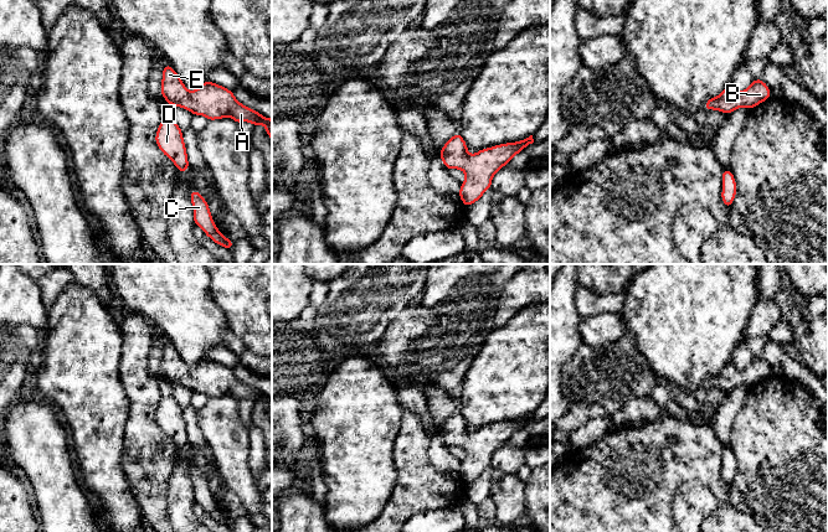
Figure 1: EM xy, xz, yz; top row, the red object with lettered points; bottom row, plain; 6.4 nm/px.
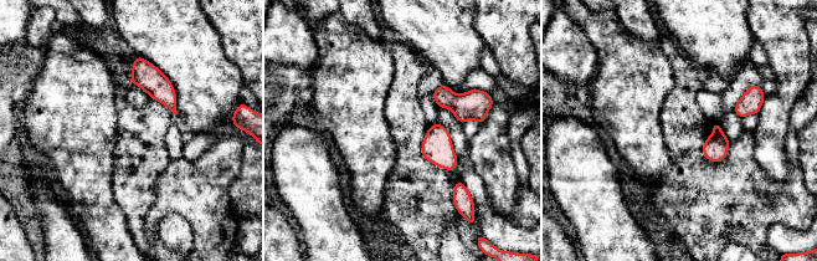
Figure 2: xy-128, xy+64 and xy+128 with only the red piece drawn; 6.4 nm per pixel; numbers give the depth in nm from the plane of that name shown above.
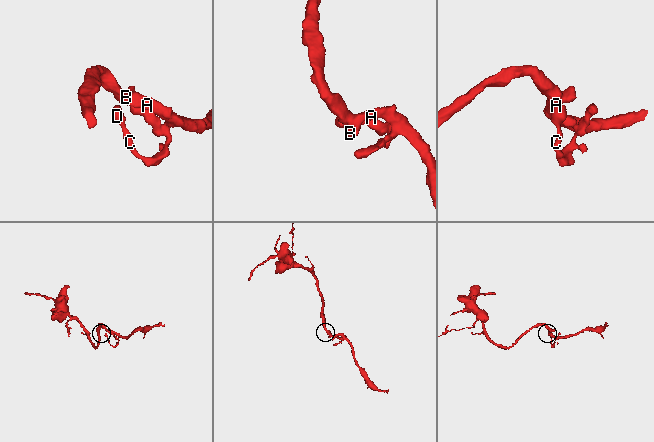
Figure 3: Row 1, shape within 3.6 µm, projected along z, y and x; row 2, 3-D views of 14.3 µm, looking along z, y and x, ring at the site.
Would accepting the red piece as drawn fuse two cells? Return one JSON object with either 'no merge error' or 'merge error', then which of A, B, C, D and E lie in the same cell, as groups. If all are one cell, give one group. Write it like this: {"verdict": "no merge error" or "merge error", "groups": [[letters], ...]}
{"verdict": "no merge error", "groups": [["A", "B", "C", "D", "E"]]}

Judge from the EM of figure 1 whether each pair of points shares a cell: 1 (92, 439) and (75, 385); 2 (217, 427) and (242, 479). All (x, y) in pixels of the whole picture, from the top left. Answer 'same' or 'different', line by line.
1: same
2: same

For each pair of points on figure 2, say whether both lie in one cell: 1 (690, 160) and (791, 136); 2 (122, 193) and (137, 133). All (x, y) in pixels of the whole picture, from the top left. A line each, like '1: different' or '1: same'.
1: different
2: same

